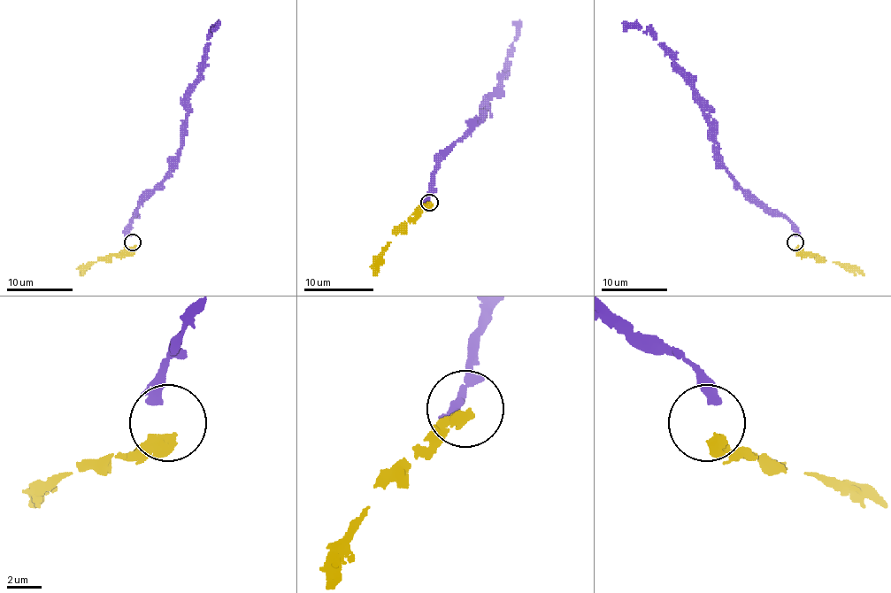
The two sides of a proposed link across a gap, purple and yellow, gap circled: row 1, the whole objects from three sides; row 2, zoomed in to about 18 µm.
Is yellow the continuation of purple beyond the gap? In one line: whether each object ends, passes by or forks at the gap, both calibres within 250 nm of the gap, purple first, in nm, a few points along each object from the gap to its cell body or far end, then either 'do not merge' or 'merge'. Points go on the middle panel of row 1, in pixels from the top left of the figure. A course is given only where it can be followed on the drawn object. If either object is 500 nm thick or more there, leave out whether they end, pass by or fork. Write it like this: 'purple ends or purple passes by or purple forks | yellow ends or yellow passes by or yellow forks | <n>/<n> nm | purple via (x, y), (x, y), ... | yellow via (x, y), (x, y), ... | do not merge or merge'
550/550 nm | purple via (427, 202), (426, 196), (431, 188), (431, 174), (436, 162), (481, 117), (487, 99), (496, 89), (519, 19) | yellow via (431, 205), (426, 205), (408, 221), (389, 244), (373, 275) | do not merge

